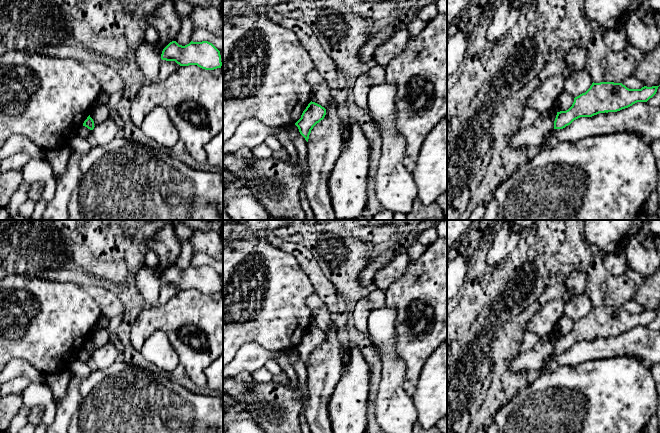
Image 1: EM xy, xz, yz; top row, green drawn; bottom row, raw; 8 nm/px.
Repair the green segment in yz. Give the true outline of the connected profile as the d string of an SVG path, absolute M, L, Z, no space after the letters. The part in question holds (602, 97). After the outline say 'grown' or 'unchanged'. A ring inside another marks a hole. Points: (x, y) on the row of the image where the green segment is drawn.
M593 82L585 93L574 98L574 102L568 110L557 112L554 129L563 129L580 117L592 117L599 113L617 112L637 102L647 102L656 94L658 87L659 86L644 86L641 89L629 89L622 83Z; unchanged

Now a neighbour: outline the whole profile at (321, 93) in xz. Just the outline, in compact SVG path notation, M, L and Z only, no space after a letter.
M327 83L312 86L312 102L315 102L325 108L329 104L330 97L331 88Z

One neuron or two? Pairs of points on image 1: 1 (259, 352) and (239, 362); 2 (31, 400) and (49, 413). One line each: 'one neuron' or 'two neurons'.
1: one neuron
2: one neuron

